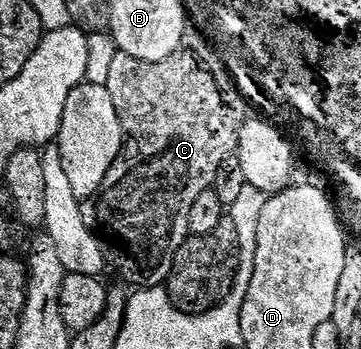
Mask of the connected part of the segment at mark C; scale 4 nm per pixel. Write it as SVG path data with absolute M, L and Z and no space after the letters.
M188 50L171 54L171 58L163 58L163 62L143 62L123 51L116 55L103 83L111 94L111 102L115 102L121 129L127 135L121 153L111 170L107 170L107 178L103 178L101 190L95 197L97 205L93 208L93 216L91 212L91 224L102 245L121 243L121 249L108 249L110 269L114 268L127 283L137 284L133 286L138 289L160 288L168 281L175 254L190 239L188 215L191 206L204 191L217 184L217 175L225 159L228 156L230 159L237 151L239 119L226 97L221 95L221 88L213 81L212 74Z

